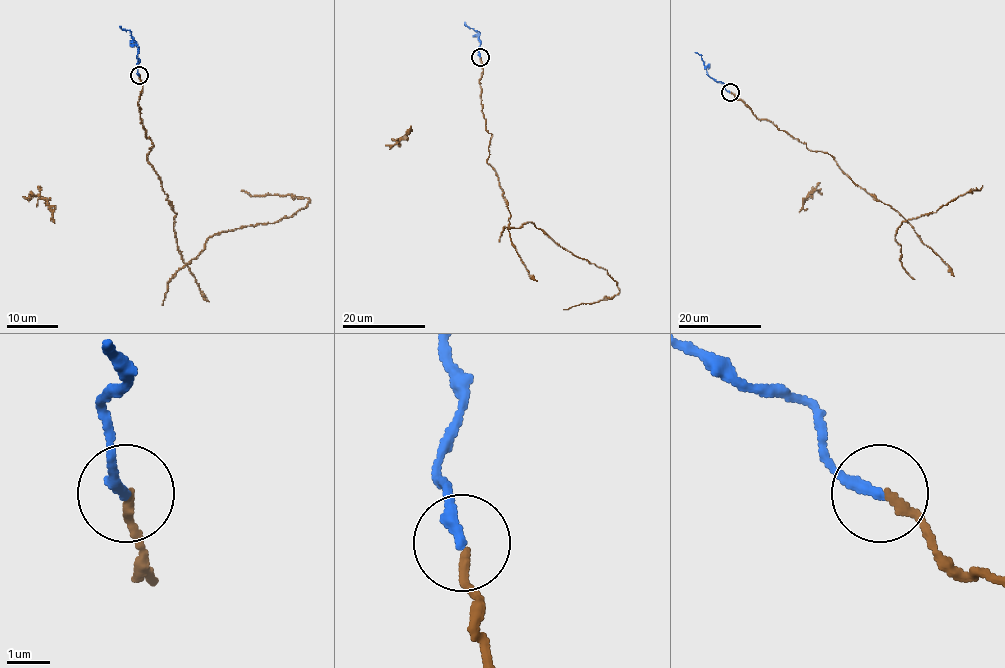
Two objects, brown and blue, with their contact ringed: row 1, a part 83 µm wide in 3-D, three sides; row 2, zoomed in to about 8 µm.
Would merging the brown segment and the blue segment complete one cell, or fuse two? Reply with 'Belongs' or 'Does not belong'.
Belongs

